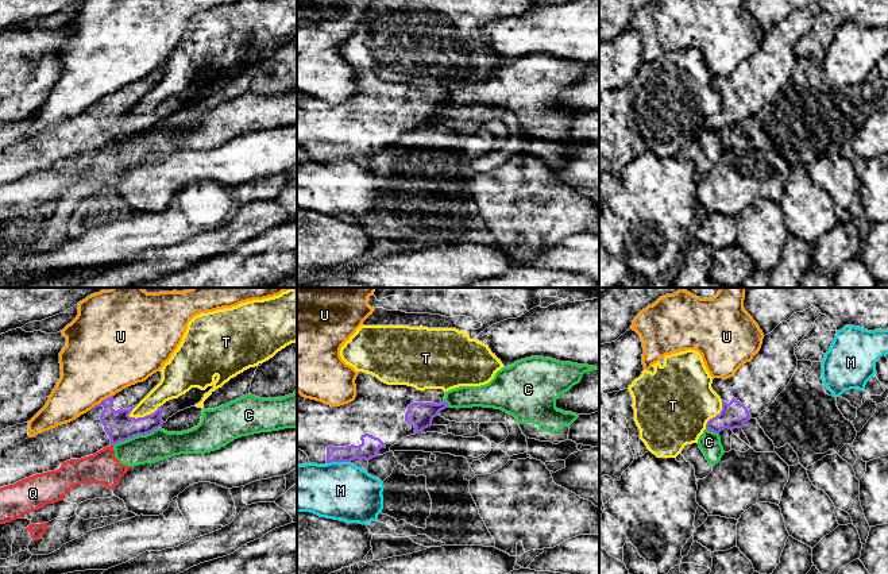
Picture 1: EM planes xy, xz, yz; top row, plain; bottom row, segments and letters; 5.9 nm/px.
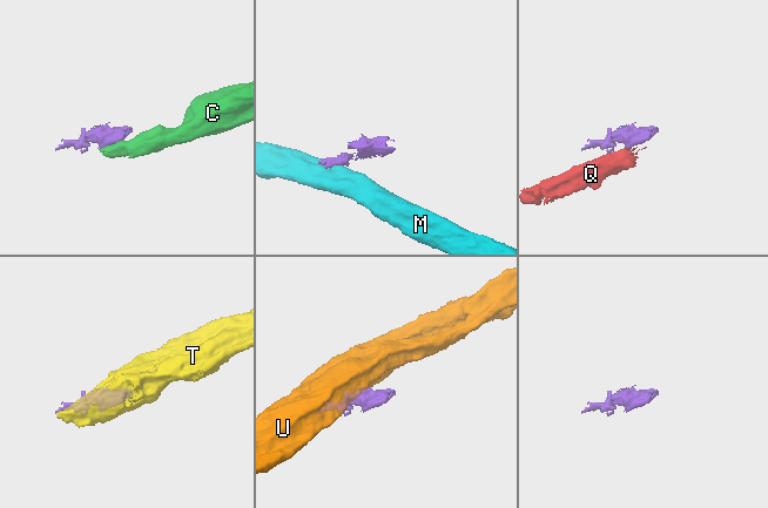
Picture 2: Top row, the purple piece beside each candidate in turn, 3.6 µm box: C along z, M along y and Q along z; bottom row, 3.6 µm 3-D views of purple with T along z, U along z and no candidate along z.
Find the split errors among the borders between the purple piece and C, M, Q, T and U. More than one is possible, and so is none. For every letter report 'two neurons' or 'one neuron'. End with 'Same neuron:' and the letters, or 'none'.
C: two neurons
M: two neurons
Q: two neurons
T: two neurons
U: two neurons
Same neuron: none

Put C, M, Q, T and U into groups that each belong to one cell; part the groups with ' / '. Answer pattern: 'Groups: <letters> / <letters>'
Groups: C Q / M / T / U

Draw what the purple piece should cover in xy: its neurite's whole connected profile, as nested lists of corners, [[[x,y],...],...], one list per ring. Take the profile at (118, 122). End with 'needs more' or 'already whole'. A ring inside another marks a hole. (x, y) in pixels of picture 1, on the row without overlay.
[[[157,69],[146,78],[131,82],[115,93],[103,97],[76,118],[32,135],[28,134],[28,120],[3,127],[0,130],[0,185],[13,182],[35,172],[58,167],[66,158],[81,157],[93,153],[108,143],[128,138],[138,132],[150,131],[162,124],[167,116],[177,109],[198,101],[204,92],[213,86],[213,82],[208,84],[205,88],[192,85],[178,96],[166,99],[151,112],[138,116],[130,115],[128,112],[131,108],[161,80],[161,77],[162,69]]] | needs more

